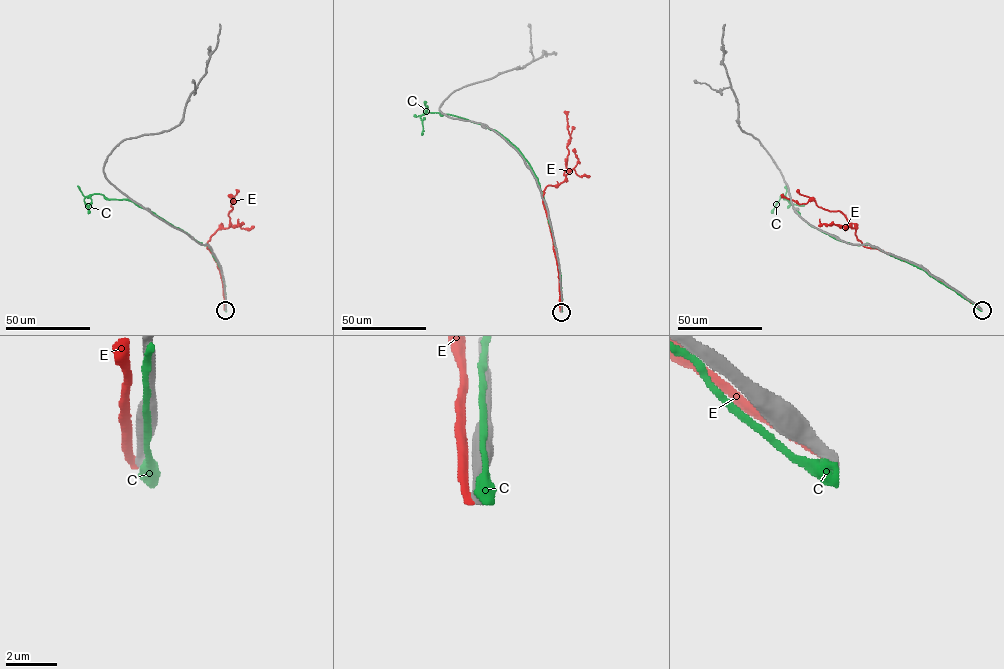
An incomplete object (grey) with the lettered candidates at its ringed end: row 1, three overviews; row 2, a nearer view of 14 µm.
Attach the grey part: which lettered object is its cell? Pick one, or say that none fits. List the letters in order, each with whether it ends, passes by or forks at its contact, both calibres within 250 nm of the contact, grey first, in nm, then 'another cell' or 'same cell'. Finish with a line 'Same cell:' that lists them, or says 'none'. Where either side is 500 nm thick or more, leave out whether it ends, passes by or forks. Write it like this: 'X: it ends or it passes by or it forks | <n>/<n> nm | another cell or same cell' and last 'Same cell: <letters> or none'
C: 480/650 nm | another cell
E: it ends | 480/360 nm | another cell
Same cell: none

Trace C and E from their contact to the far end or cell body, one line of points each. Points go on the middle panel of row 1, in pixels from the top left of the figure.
C: (561, 311), (560, 274), (547, 211), (537, 177), (522, 153), (485, 125), (448, 114), (423, 114), (422, 135)
E: (560, 311), (558, 266), (543, 195), (547, 186), (557, 185), (566, 178), (567, 145), (571, 137), (565, 111)

